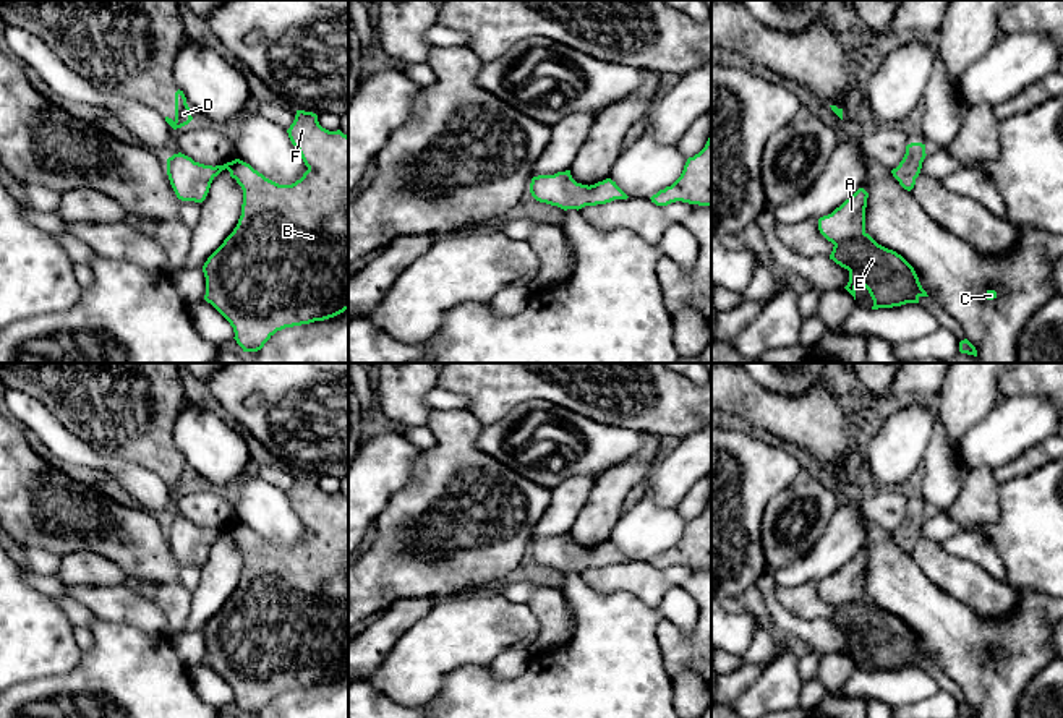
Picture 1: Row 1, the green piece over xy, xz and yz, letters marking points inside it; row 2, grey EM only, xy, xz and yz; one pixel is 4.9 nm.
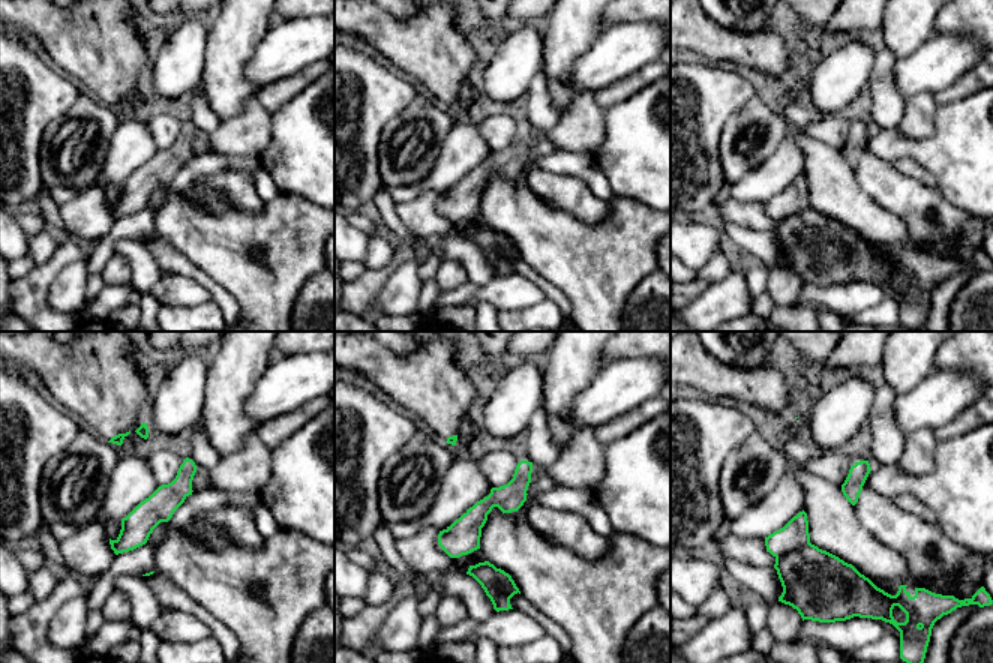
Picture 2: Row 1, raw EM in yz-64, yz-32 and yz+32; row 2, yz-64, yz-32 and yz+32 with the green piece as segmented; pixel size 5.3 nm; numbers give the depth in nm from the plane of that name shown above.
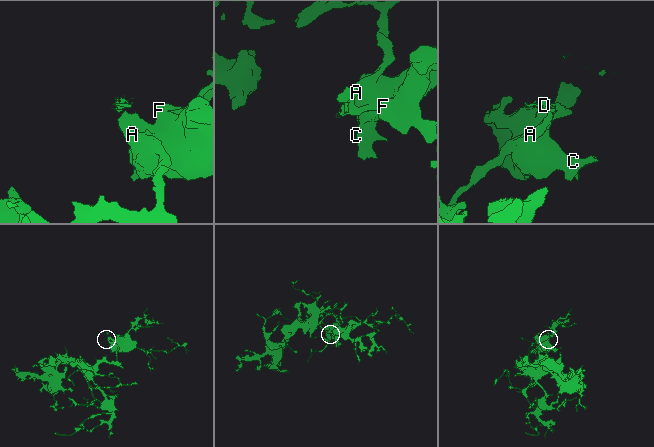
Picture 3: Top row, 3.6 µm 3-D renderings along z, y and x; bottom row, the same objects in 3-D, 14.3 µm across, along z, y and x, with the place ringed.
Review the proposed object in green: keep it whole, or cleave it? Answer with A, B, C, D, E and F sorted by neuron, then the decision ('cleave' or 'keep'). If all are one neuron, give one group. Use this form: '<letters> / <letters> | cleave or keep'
A B C D E F | keep

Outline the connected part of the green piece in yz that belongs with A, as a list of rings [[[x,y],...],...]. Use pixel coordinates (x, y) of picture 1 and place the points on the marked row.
[[[859,188],[831,214],[818,219],[820,233],[835,245],[830,259],[849,271],[844,288],[854,300],[857,285],[869,290],[872,310],[919,303],[929,295],[914,267],[865,232],[867,198],[869,193]]]

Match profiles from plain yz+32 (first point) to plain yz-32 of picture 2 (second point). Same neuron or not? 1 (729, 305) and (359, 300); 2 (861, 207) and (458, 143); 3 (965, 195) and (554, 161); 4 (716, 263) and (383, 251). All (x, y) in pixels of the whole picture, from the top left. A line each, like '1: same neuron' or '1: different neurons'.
1: different neurons
2: different neurons
3: different neurons
4: same neuron

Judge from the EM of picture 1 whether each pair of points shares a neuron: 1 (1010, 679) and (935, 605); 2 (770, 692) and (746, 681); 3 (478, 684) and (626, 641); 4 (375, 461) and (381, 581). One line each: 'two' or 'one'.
1: one
2: two
3: one
4: two

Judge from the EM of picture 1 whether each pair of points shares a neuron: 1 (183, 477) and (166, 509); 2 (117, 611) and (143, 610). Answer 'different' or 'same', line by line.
1: different
2: same

